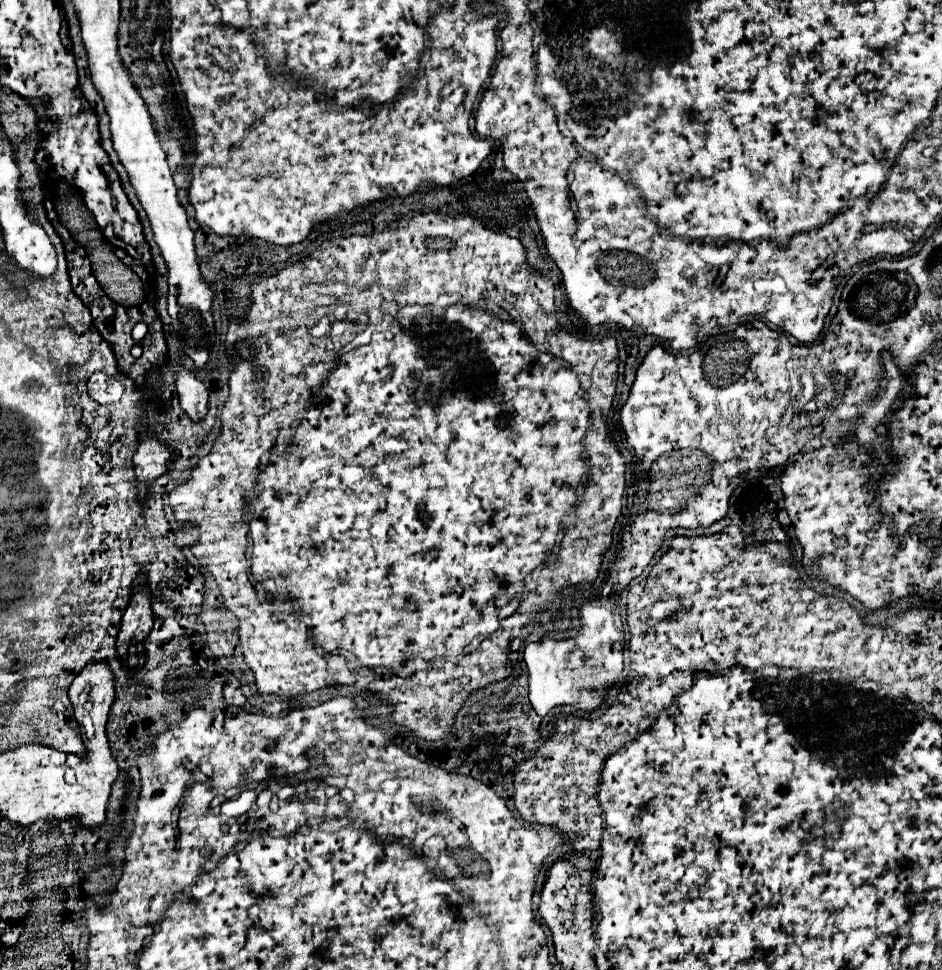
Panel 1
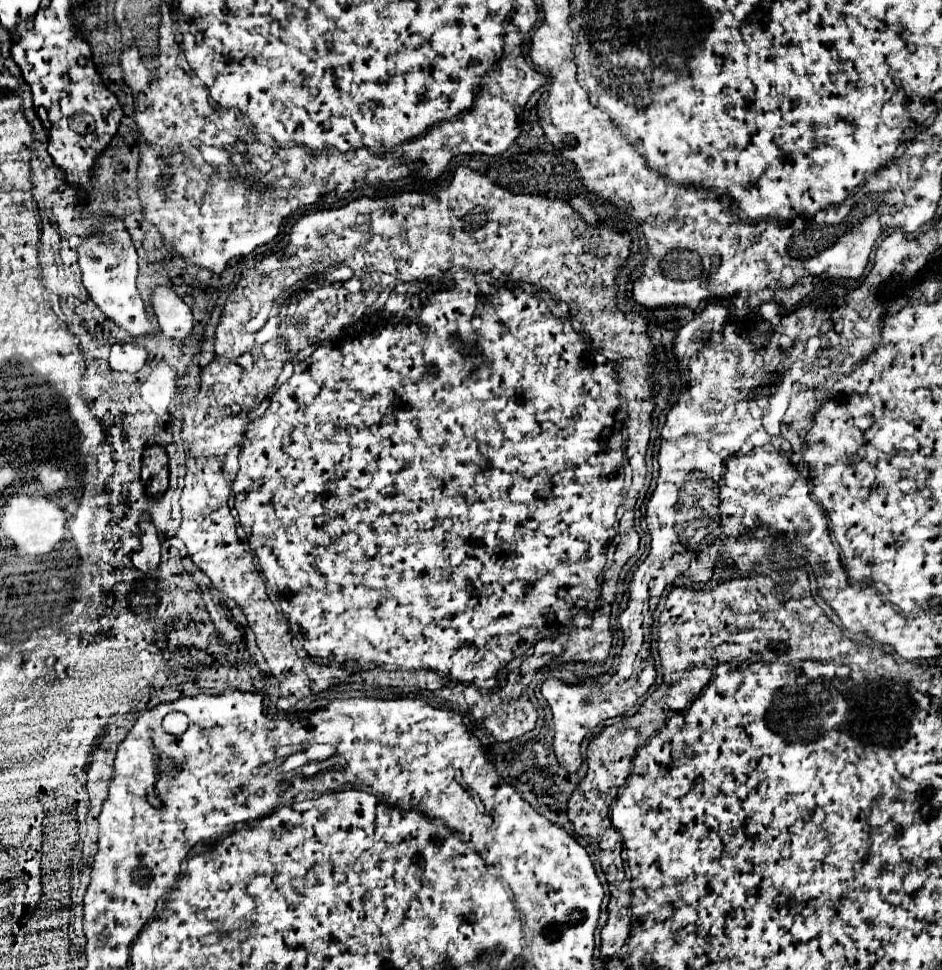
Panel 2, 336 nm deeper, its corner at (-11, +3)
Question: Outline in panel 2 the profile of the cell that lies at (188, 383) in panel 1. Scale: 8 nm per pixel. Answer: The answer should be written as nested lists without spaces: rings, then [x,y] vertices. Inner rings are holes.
[[[156,287],[152,293],[152,305],[158,325],[166,337],[180,341],[190,337],[194,329],[192,311],[170,287]]]

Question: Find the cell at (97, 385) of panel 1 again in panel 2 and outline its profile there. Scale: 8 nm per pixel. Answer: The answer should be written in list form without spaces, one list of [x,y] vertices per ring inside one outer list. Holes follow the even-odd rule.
[[[116,343],[110,349],[110,369],[112,371],[126,371],[126,373],[138,373],[146,363],[146,349],[136,345],[122,345]]]

